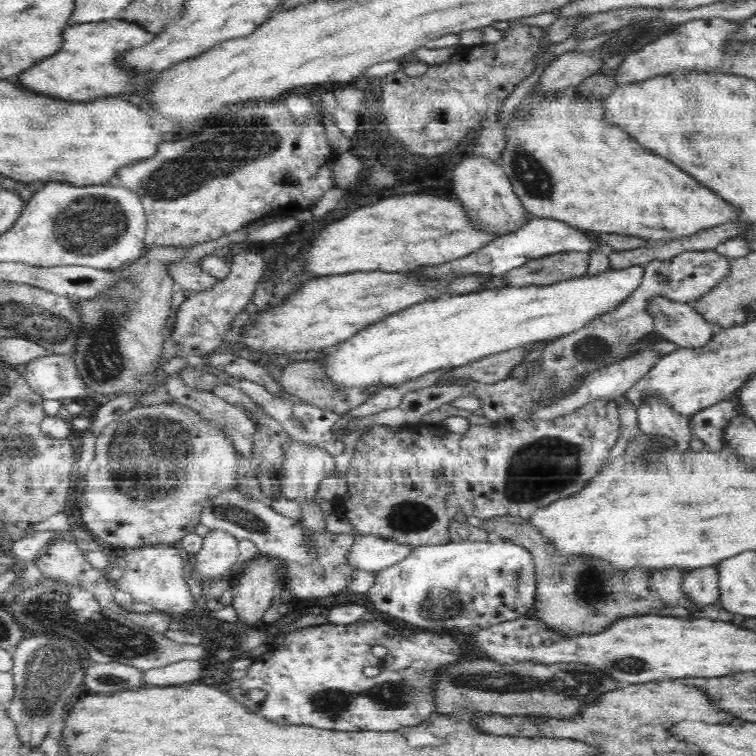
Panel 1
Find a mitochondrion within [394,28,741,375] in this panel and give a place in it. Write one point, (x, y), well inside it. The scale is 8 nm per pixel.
(534, 178)

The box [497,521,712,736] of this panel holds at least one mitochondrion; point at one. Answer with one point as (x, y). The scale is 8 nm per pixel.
(590, 584)

